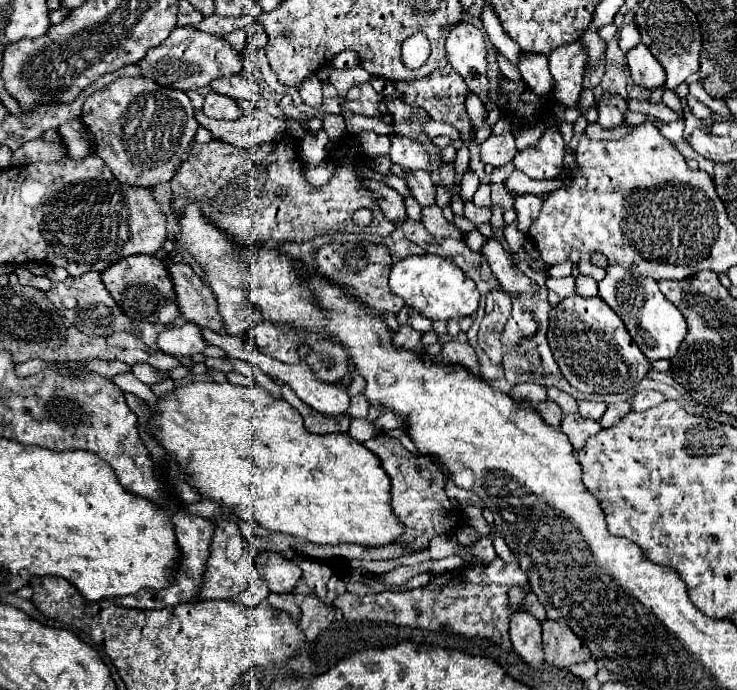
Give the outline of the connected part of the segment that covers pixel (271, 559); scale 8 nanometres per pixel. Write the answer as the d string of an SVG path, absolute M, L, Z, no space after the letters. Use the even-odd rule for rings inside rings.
M261 551L255 559L255 565L261 579L267 581L273 593L293 591L297 579L301 577L301 569L291 559L285 559L275 551Z

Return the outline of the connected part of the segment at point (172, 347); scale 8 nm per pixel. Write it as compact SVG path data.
M185 323L181 327L167 329L159 335L159 349L169 353L169 355L195 355L203 353L207 343L195 323Z

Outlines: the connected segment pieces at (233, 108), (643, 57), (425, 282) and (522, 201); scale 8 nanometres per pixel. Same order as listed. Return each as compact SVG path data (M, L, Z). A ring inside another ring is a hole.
M209 93L205 95L205 103L203 103L203 113L211 119L239 119L243 115L241 107L235 103L235 99L219 95L219 93Z
M639 43L627 53L627 65L631 71L631 77L635 85L645 87L645 89L657 89L665 83L665 69L663 65L653 59L651 51L647 45Z
M407 255L399 259L389 273L389 287L399 295L413 311L425 315L427 319L461 319L471 315L479 303L479 291L475 281L469 279L453 261L439 255Z
M521 195L515 203L515 211L517 211L517 229L521 233L527 235L533 219L537 219L539 211L541 211L541 203L543 199L537 197L537 195Z

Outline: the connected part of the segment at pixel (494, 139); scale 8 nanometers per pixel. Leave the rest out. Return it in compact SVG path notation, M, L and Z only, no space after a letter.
M505 131L501 135L491 135L481 145L481 161L489 163L493 167L501 167L501 165L509 163L515 153L517 153L515 137L509 131Z

